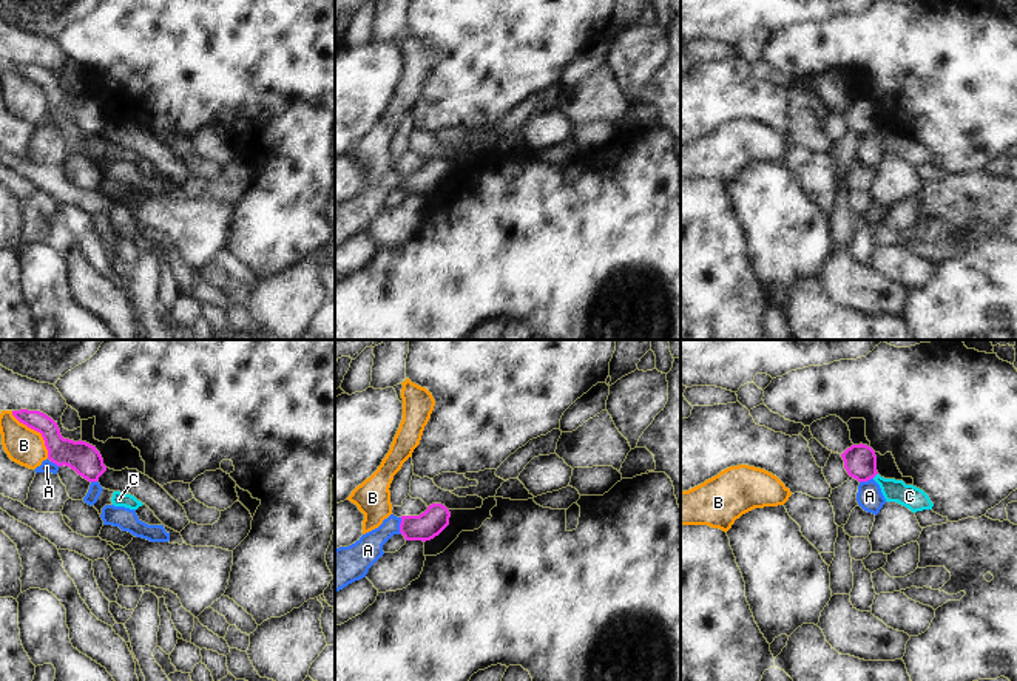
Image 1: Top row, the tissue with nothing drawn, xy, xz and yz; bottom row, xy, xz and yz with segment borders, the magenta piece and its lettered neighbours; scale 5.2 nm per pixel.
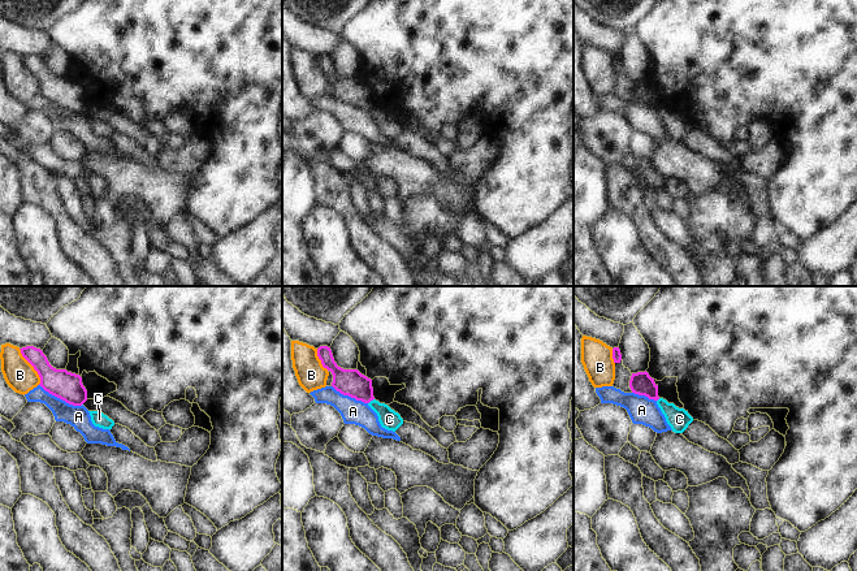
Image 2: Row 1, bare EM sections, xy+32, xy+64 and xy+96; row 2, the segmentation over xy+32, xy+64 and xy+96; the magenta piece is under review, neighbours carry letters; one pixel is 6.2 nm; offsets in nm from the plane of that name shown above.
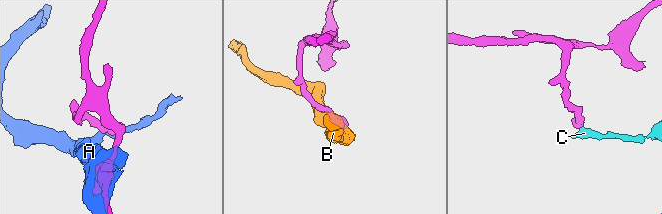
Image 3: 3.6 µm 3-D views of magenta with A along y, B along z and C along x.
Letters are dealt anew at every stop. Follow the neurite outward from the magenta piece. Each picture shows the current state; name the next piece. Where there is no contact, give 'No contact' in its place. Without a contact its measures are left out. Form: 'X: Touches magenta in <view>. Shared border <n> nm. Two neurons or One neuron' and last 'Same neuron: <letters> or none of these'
A: Touches magenta in xz. Shared border 90 nm. Two neurons
B: Touches magenta in xy. Shared border 320 nm. Two neurons
C: Touches magenta in yz. Shared border 40 nm. Two neurons
Same neuron: none of these

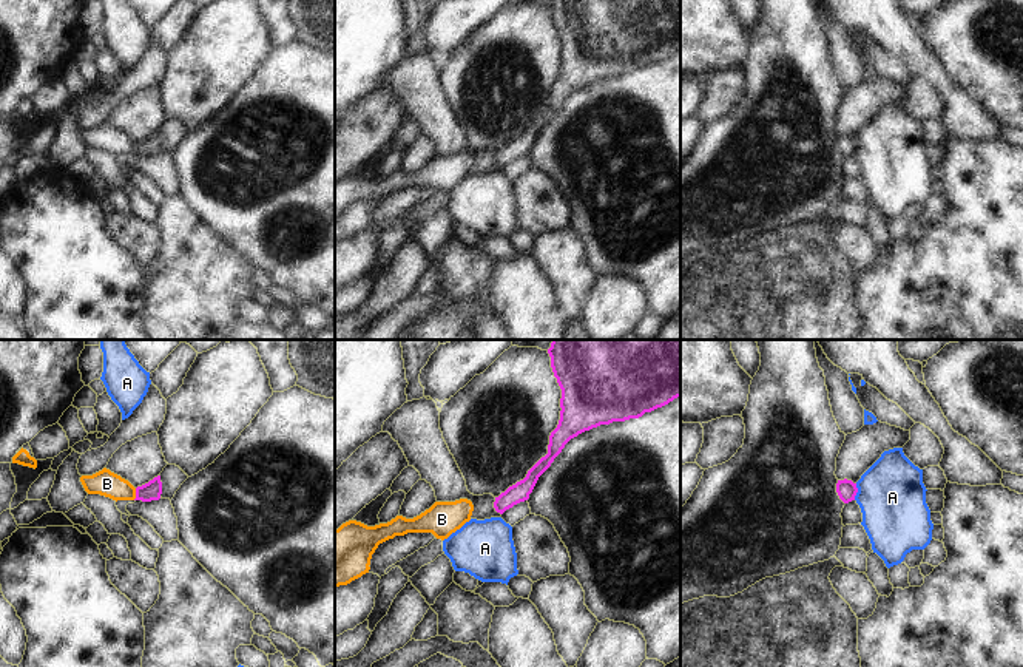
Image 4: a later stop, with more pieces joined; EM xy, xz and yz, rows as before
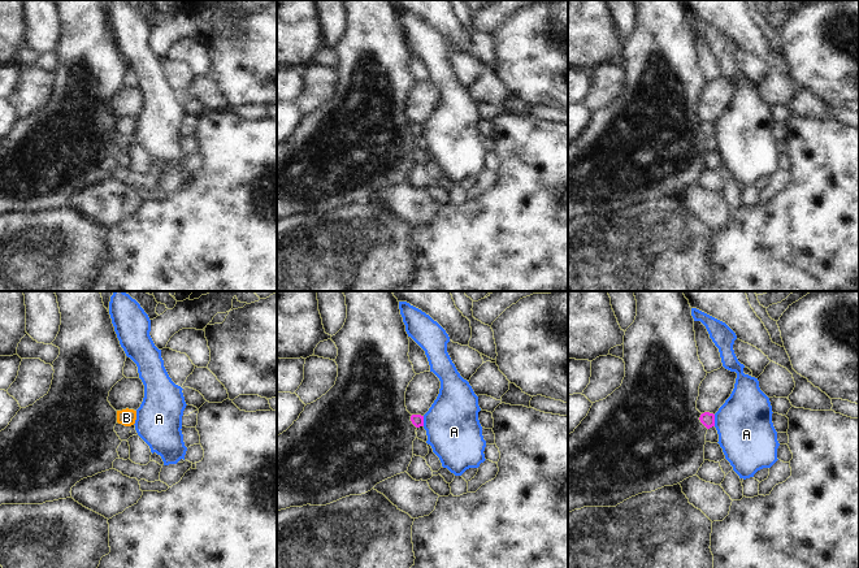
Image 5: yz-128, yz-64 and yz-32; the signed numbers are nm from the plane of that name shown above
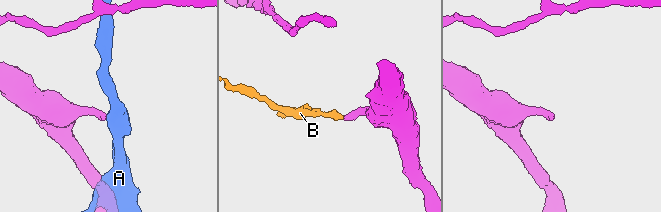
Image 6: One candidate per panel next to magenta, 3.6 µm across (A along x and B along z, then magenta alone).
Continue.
A: Touches magenta in yz. Shared border 90 nm. Two neurons
B: Touches magenta in xy. Shared border 70 nm. One neuron
Same neuron: B

